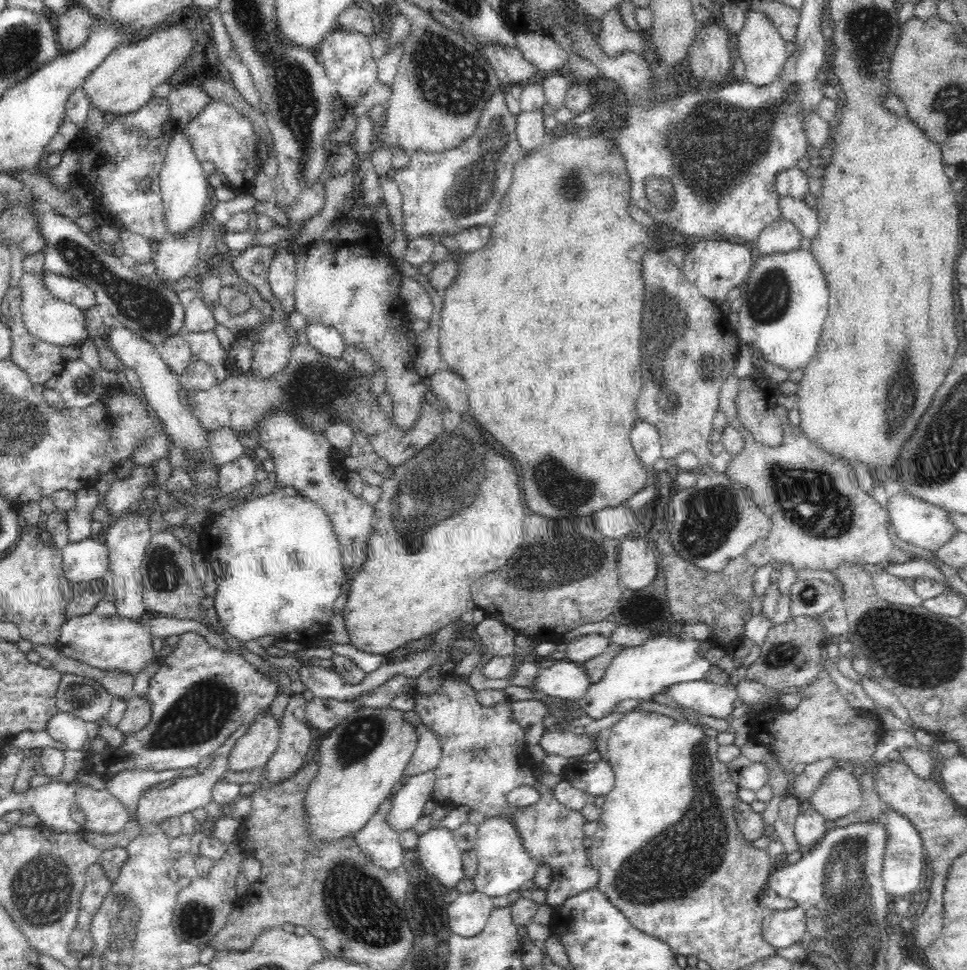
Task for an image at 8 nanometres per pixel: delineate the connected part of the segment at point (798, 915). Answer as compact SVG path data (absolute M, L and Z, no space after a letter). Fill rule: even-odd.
M798 905L788 911L769 911L762 923L763 939L774 948L788 948L803 940L806 911Z

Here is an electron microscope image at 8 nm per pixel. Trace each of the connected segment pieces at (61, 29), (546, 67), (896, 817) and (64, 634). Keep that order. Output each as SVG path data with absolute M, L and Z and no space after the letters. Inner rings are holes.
M73 4L71 8L70 12L59 16L58 26L55 28L58 48L67 54L80 48L88 40L97 20L82 5Z
M531 33L515 34L515 47L522 56L544 73L564 71L568 62L567 50L562 48L550 34Z
M889 805L882 810L883 822L887 831L887 844L883 865L882 881L886 893L896 899L904 900L920 890L924 881L924 861L926 860L924 845L918 829L908 816L896 812Z
M92 612L67 620L61 626L61 636L57 644L61 653L72 660L94 668L121 670L123 673L136 676L146 666L148 660L156 657L152 638L149 628L142 625L140 621L118 614L107 618Z

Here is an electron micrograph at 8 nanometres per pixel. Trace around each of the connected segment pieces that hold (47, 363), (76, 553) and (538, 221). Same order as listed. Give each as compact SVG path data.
M20 287L8 288L6 294L4 294L4 300L8 302L9 306L9 314L5 318L11 334L12 356L10 356L9 360L24 370L30 382L34 385L44 386L50 378L56 377L64 369L66 361L62 358L62 348L55 344L46 344L26 330L21 309L22 291L20 291Z
M94 536L82 542L69 542L61 549L62 571L70 586L88 586L97 582L99 586L112 589L108 576L108 547Z
M581 133L567 134L566 136L555 135L551 139L547 139L542 143L540 148L534 149L525 157L520 160L514 168L513 181L508 188L508 192L504 195L499 208L495 223L491 225L491 235L489 241L484 248L462 255L459 262L459 271L454 279L454 282L445 288L443 292L443 306L441 308L442 326L440 326L439 336L439 352L442 353L444 368L450 368L455 374L462 376L468 384L468 399L469 399L469 412L468 417L474 419L476 424L482 424L484 431L488 430L512 456L518 464L522 464L520 470L520 482L522 490L524 490L524 498L526 498L525 506L528 506L532 513L542 515L548 518L561 519L568 518L568 516L588 516L592 512L604 510L604 508L614 508L621 506L624 502L634 496L640 488L644 488L648 474L644 470L644 465L639 461L638 455L632 446L630 440L630 432L639 420L636 401L643 388L643 375L641 374L641 354L640 354L640 340L642 340L642 288L646 288L642 284L642 252L650 252L650 250L658 250L659 237L655 230L642 227L638 224L629 214L628 207L632 205L630 200L630 177L626 172L626 163L623 162L623 155L619 152L618 146L614 140L605 133L592 136L589 135L582 138Z

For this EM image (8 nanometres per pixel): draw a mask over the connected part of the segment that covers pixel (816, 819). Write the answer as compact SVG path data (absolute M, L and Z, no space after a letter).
M811 806L797 816L794 835L802 855L807 854L827 834L826 819Z

